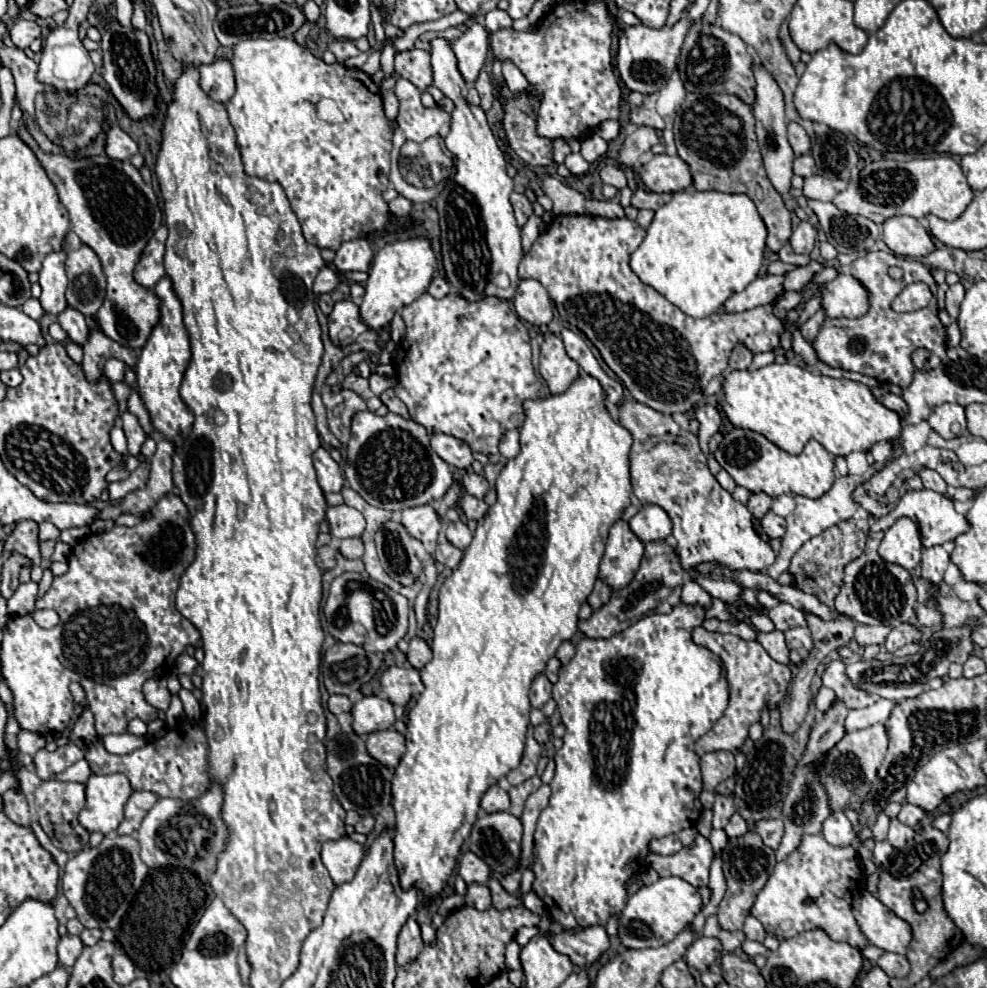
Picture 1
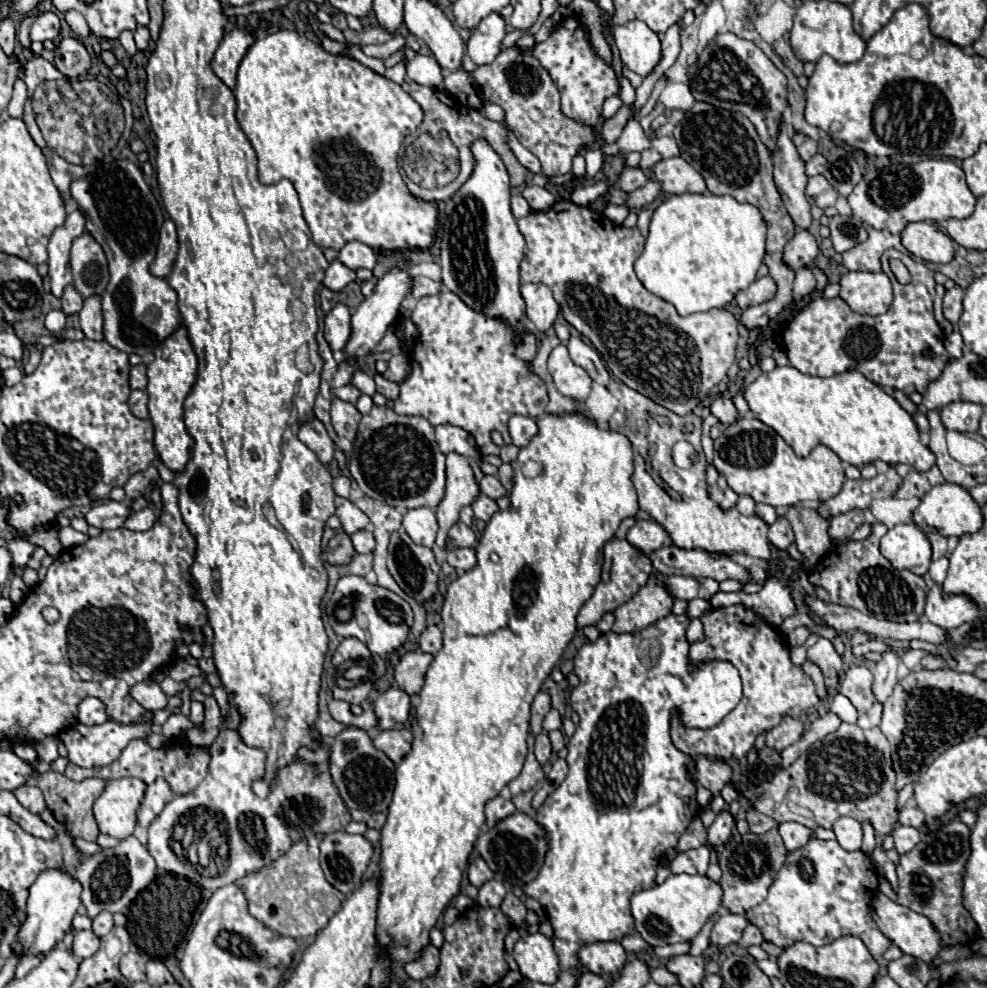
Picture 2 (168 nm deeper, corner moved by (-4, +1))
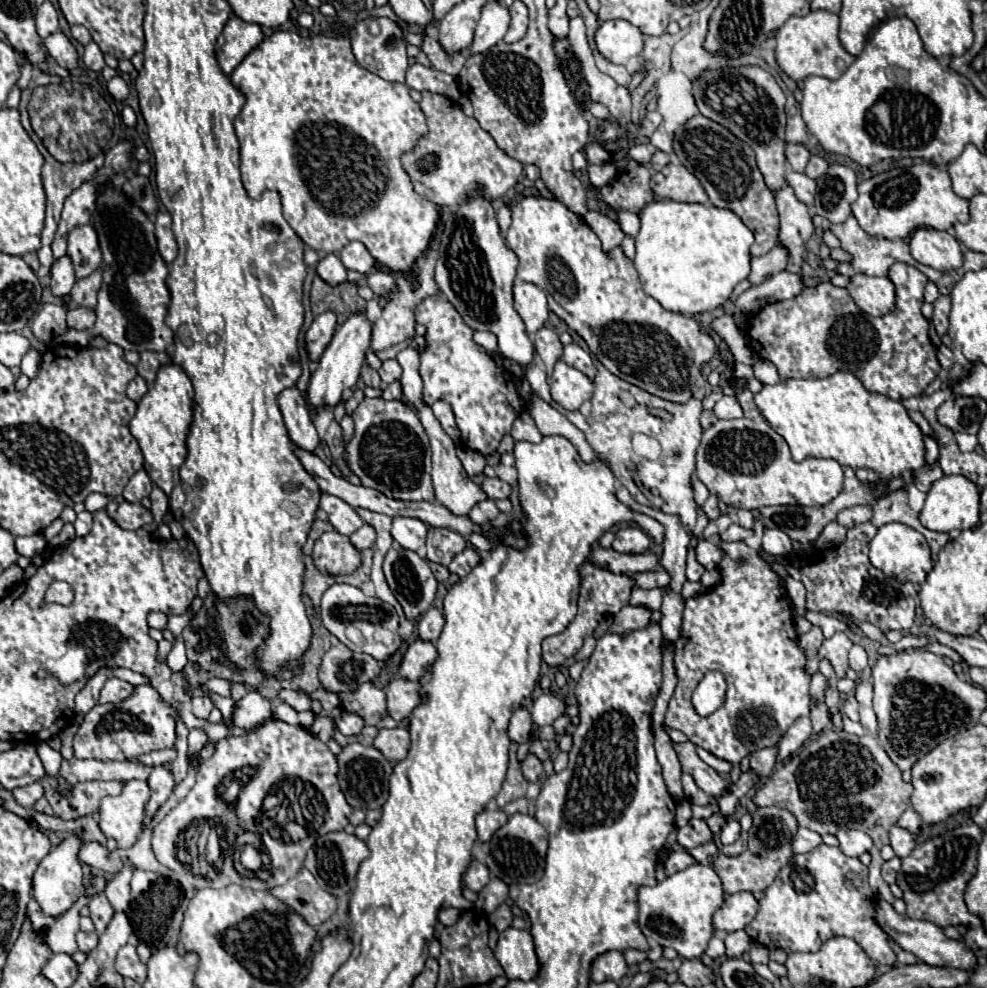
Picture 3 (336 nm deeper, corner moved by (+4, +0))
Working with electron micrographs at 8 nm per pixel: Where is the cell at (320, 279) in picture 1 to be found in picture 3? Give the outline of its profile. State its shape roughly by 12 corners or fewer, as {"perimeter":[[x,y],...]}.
{"perimeter":[[337,255],[323,257],[317,275],[327,285],[347,281]]}

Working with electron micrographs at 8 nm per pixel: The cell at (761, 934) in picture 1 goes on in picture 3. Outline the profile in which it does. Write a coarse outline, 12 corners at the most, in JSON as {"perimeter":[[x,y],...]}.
{"perimeter":[[745,931],[725,935],[727,957],[743,957],[751,947]]}

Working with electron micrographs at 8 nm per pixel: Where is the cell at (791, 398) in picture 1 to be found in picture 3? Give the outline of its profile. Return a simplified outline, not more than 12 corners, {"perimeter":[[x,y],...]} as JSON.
{"perimeter":[[853,373],[753,399],[795,461],[887,479],[925,465],[905,407]]}

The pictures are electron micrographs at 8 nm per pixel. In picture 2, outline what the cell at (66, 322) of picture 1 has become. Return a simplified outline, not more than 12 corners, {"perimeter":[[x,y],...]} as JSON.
{"perimeter":[[73,284],[63,290],[63,312],[79,312],[83,296]]}

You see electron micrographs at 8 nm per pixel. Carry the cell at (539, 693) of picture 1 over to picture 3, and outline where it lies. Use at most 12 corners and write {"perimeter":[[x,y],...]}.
{"perimeter":[[521,705],[509,723],[511,741],[525,743],[531,737],[529,707]]}

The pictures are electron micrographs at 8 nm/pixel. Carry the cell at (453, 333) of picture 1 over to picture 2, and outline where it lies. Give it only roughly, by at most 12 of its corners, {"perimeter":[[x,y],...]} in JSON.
{"perimeter":[[443,290],[393,410],[499,456],[513,414],[547,408],[507,324]]}

